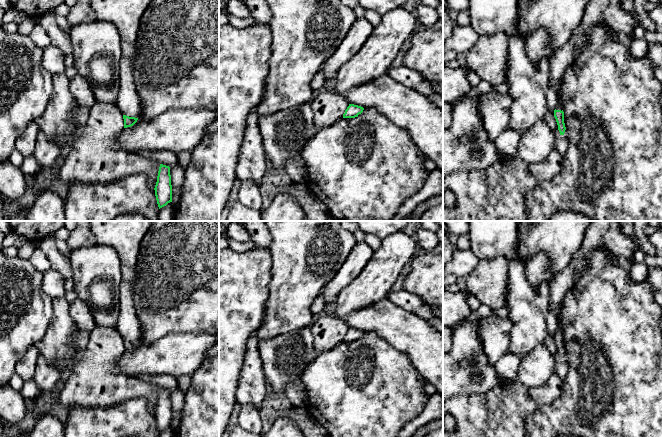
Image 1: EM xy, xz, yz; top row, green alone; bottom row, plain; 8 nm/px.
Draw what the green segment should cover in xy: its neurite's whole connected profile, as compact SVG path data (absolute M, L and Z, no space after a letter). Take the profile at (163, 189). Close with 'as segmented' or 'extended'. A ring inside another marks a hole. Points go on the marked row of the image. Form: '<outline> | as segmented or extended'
M160 164L154 190L159 209L172 202L172 185L169 166Z | as segmented

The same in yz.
M560 94L558 95L557 107L554 110L554 117L556 119L560 135L564 135L566 127L564 123L563 103L562 103L562 98Z | extended

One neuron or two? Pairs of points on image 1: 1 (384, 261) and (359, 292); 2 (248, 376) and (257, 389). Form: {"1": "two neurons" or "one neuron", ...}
{"1": "one neuron", "2": "one neuron"}

